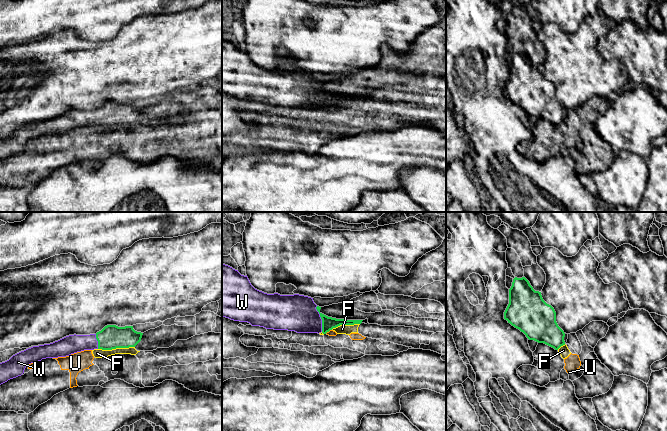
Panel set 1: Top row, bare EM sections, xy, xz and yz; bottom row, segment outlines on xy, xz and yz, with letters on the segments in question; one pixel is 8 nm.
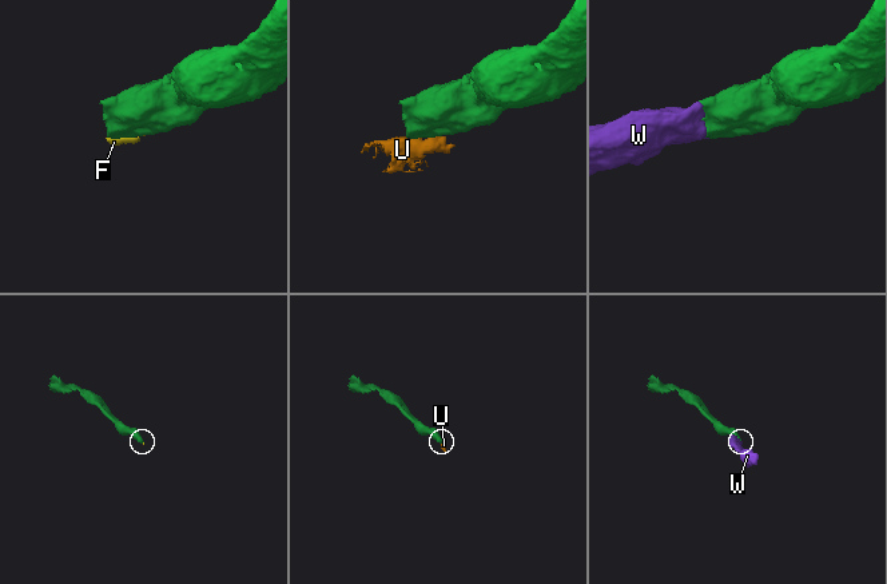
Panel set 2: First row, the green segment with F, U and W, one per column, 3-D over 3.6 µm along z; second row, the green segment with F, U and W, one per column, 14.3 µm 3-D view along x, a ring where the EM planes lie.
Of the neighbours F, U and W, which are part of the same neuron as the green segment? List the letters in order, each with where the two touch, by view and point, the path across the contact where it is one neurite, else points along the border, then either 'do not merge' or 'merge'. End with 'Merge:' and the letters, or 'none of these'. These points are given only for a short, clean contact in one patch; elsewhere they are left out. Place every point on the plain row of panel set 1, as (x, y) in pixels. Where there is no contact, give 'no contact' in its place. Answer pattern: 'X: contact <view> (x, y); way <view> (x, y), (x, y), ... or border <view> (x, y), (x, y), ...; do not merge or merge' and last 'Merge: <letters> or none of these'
F: contact xy (116, 123); border xy (134, 122), (98, 125); do not merge
U: contact xz (328, 107); border xz (331, 105), (325, 109); do not merge
W: contact xz (321, 94); merge
Merge: W

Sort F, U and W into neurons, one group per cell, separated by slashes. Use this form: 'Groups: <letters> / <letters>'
Groups: F U / W

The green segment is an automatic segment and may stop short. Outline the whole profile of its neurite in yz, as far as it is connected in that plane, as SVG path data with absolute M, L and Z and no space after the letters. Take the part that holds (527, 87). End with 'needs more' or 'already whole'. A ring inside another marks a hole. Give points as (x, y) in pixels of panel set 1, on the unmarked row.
M525 53L513 55L509 65L509 80L504 88L504 95L523 108L529 116L544 119L555 126L565 121L565 109L556 98L554 84L543 76L541 68L535 67Z; already whole

